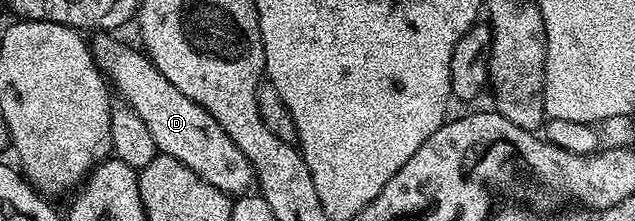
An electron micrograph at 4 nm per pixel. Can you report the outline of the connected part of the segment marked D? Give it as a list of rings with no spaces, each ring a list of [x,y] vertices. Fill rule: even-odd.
[[[100,33],[95,37],[97,39],[93,38],[90,43],[92,58],[105,80],[124,97],[123,102],[142,117],[146,129],[150,129],[154,137],[159,154],[182,161],[194,169],[202,181],[214,185],[214,189],[222,189],[229,197],[239,197],[253,190],[254,176],[250,161],[242,149],[230,141],[226,129],[222,129],[222,125],[218,125],[218,121],[214,121],[214,117],[202,109],[202,105],[190,101],[182,89],[174,89],[174,85],[170,85],[170,81],[158,73],[143,50],[135,51],[119,43],[112,33]]]

